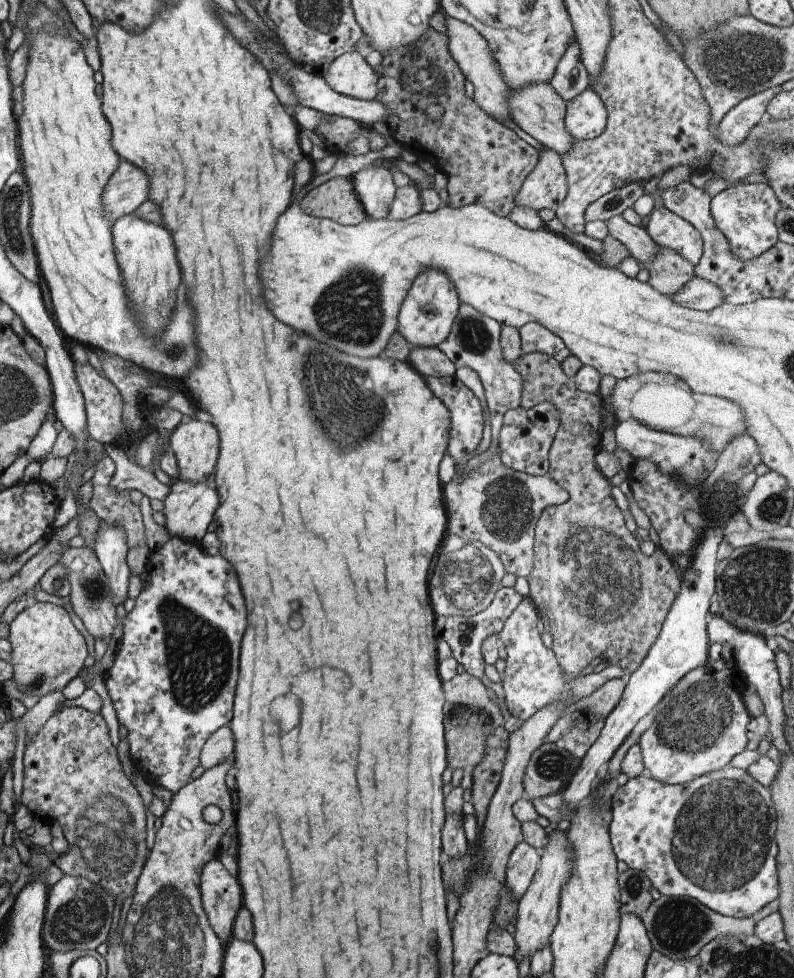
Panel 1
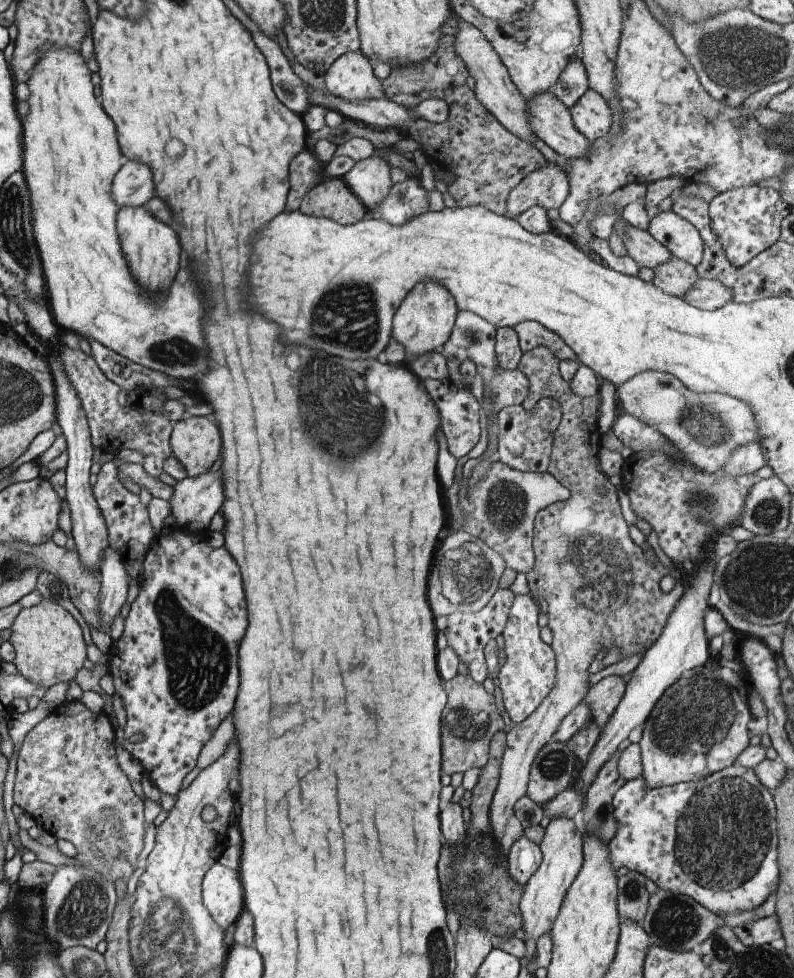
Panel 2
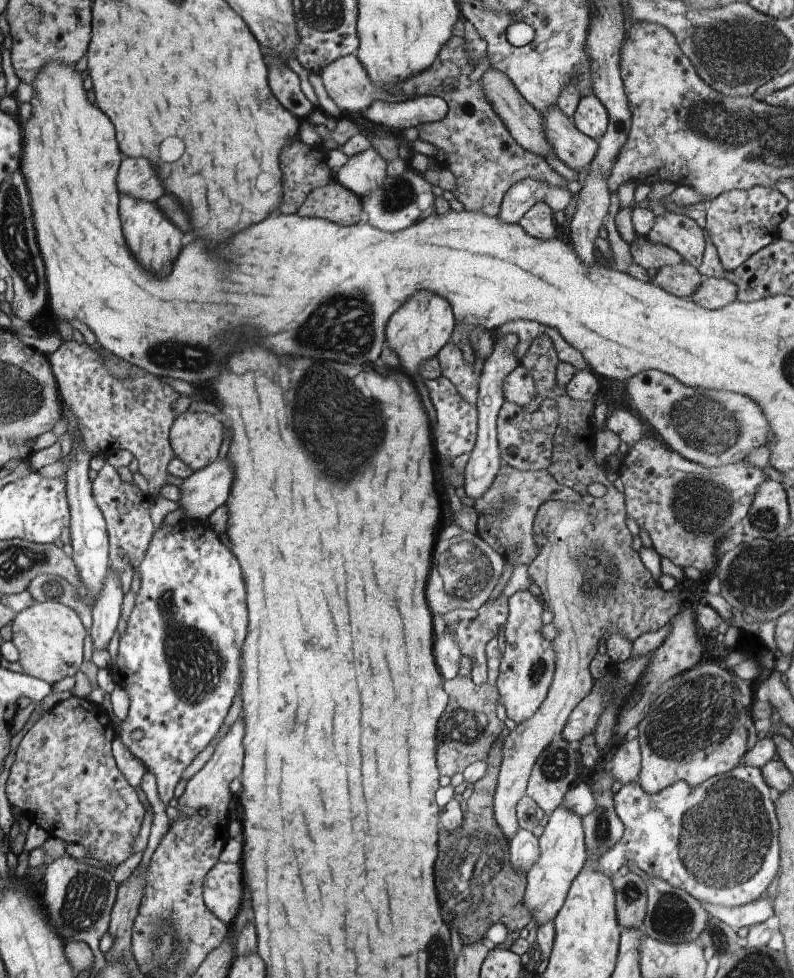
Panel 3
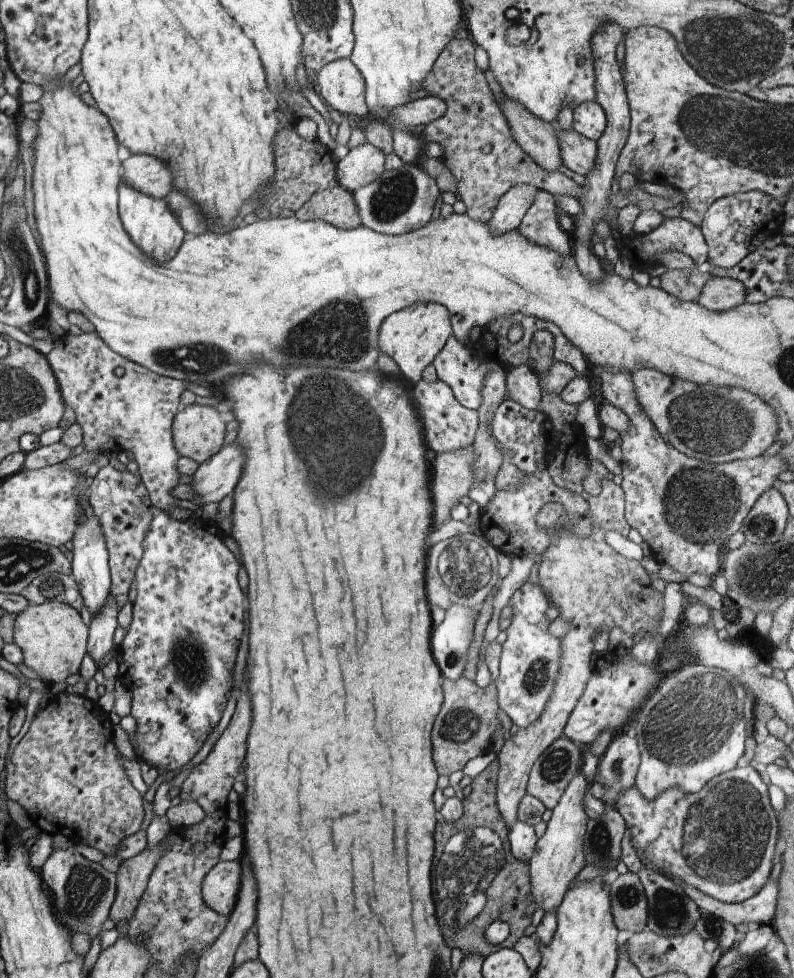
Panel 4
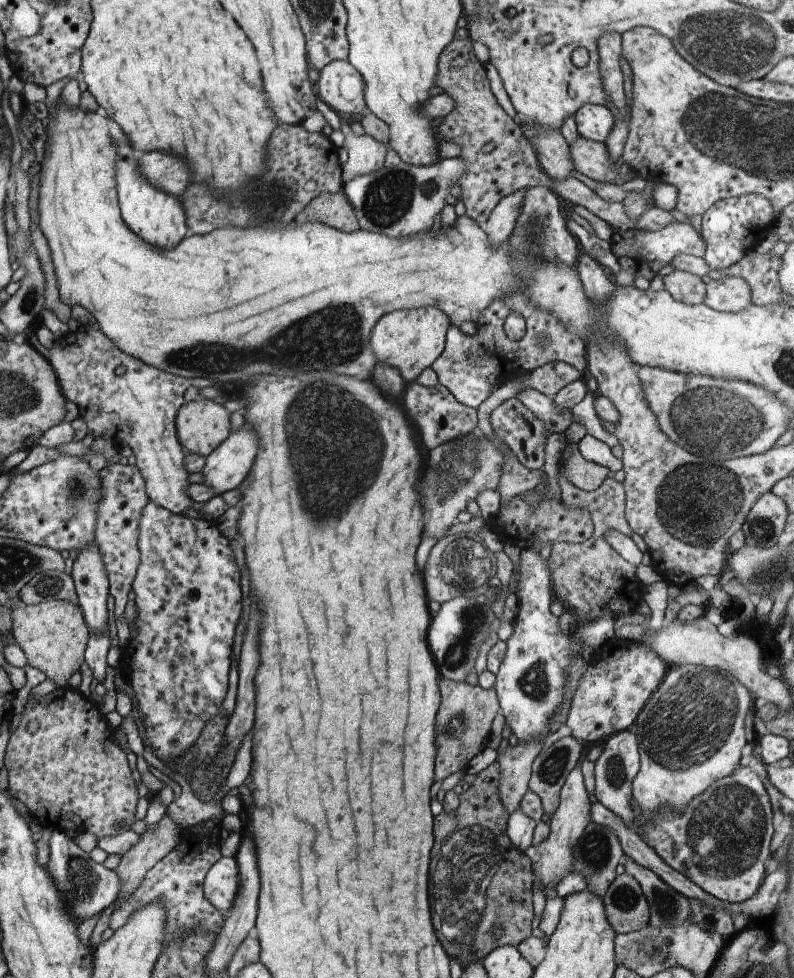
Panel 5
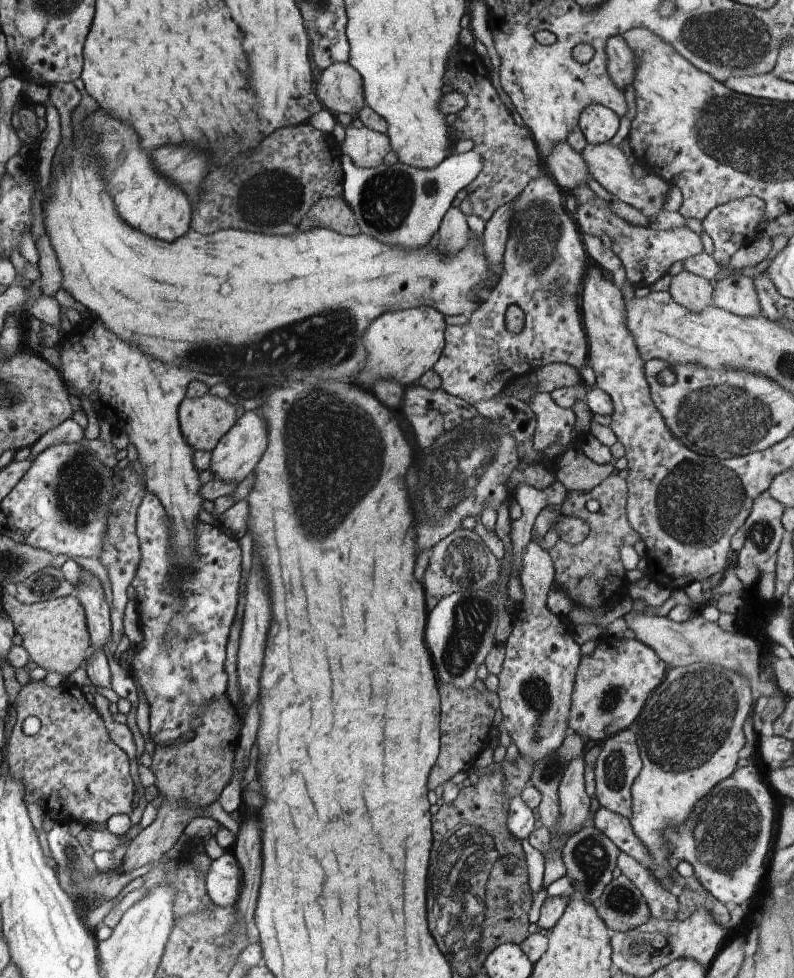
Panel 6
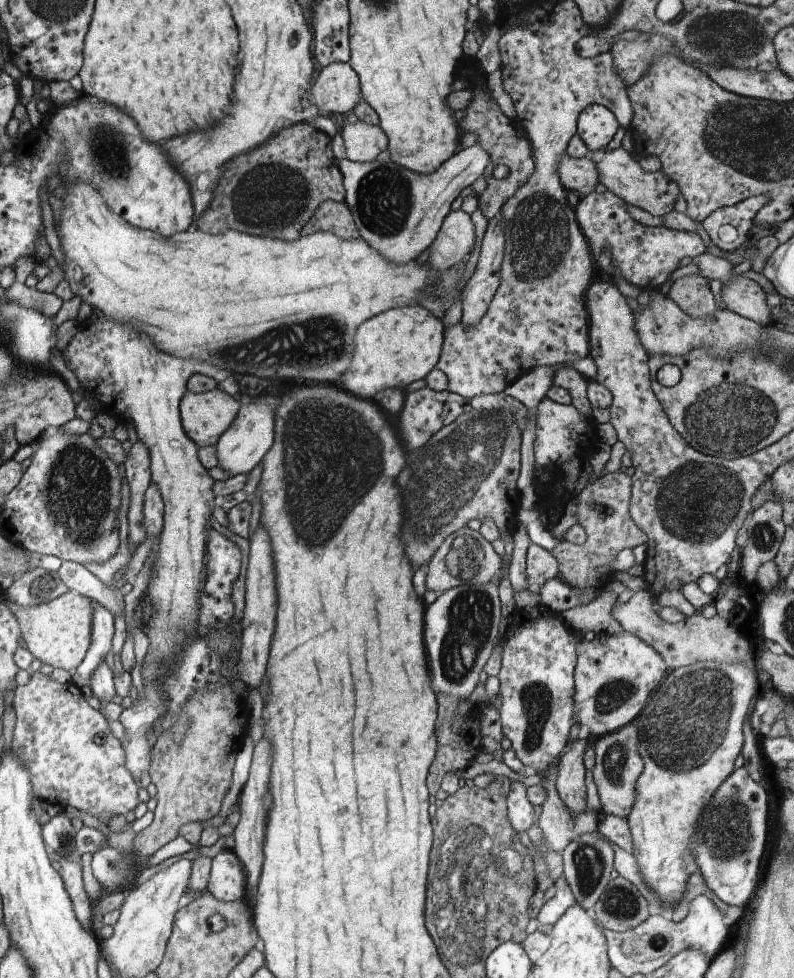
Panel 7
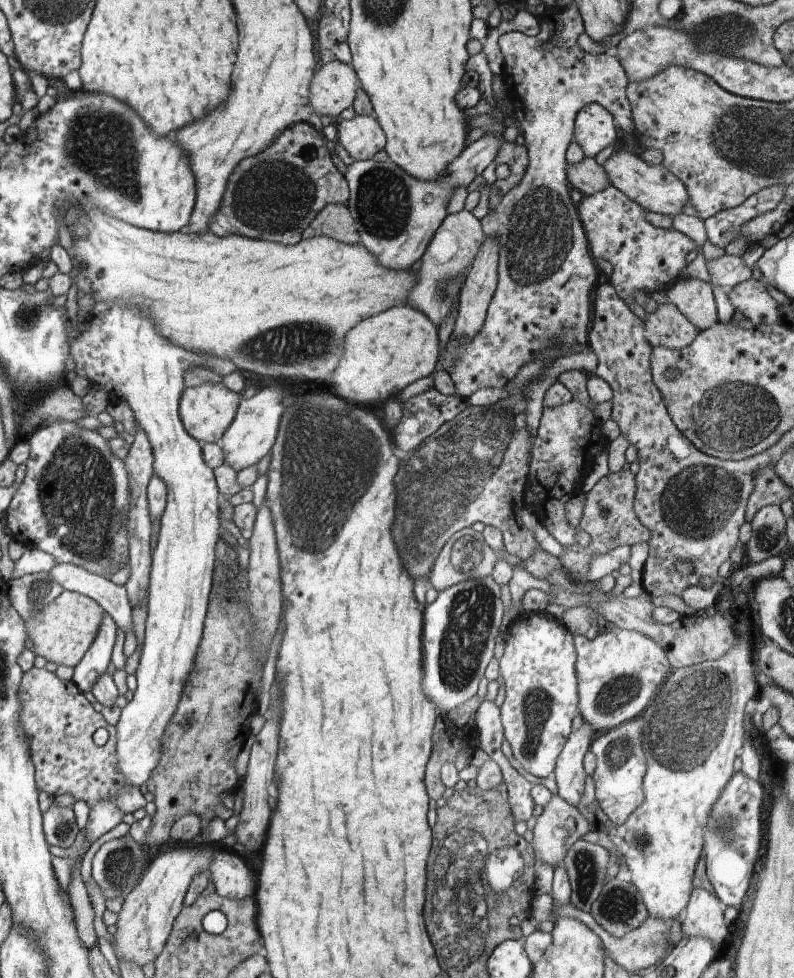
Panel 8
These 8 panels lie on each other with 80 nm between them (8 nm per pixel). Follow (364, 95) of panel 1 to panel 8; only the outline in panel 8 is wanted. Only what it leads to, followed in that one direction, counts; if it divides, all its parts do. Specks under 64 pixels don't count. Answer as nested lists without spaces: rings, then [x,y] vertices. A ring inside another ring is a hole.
[[[339,60],[324,63],[319,70],[315,71],[313,79],[311,80],[309,88],[311,107],[317,112],[318,116],[330,116],[330,118],[335,120],[340,117],[340,113],[344,112],[346,108],[353,106],[359,86],[358,75],[348,64],[344,64]]]

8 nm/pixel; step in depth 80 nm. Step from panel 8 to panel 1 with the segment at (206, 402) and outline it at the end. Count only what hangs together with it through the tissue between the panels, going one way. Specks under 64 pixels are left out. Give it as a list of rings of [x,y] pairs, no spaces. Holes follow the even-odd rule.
[[[184,419],[170,434],[168,446],[179,466],[178,480],[205,483],[218,460],[218,432],[212,424]]]

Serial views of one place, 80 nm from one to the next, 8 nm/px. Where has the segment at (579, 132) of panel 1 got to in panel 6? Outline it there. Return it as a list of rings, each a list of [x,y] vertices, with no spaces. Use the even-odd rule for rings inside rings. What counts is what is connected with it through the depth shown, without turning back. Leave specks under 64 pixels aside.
[[[604,105],[587,106],[579,116],[578,126],[591,145],[608,142],[619,126],[619,116]]]

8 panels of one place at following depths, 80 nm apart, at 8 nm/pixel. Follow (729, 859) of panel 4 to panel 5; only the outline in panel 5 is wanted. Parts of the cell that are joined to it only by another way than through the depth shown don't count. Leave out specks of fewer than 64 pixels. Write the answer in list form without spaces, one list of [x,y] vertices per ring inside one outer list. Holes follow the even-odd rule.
[[[739,765],[728,776],[710,784],[697,797],[694,797],[677,813],[668,805],[662,805],[649,819],[643,819],[643,812],[637,800],[632,798],[631,807],[634,819],[632,830],[670,867],[687,876],[704,892],[725,903],[743,903],[752,898],[761,887],[764,866],[770,856],[770,842],[777,821],[770,806],[768,792],[762,780],[750,767]]]

